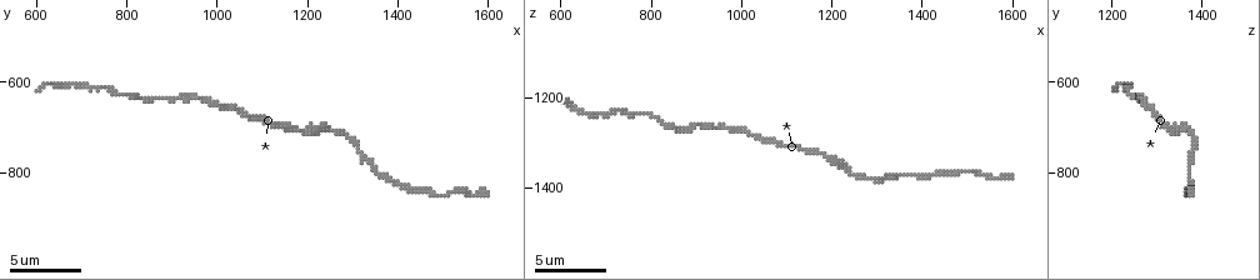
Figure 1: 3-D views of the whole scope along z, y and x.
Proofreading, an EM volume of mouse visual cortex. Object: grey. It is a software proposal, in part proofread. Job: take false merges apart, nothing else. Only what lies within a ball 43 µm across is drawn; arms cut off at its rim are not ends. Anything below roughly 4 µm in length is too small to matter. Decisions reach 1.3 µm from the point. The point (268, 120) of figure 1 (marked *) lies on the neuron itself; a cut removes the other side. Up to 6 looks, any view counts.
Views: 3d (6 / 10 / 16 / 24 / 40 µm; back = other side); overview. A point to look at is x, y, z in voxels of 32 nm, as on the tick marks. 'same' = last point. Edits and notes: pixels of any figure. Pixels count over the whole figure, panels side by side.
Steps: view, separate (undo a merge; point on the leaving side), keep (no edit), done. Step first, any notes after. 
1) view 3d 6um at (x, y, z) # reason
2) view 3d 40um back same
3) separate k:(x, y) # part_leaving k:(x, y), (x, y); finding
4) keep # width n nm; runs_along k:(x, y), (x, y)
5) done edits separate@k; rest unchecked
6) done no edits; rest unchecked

view 3d 6um at (1400, 820, 1380) # sudden change in width

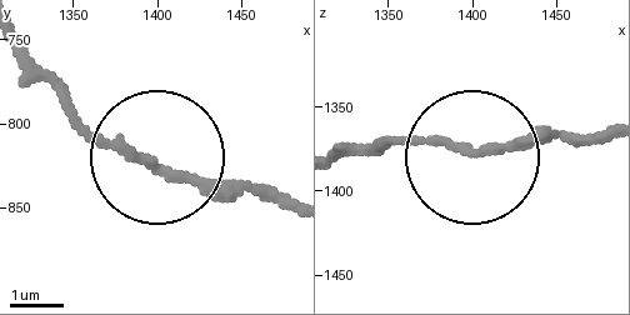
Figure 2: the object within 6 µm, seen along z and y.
keep # continuous, no second neuron

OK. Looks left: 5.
view 3d 6um at (1240, 700, 1360) # thick turns thin

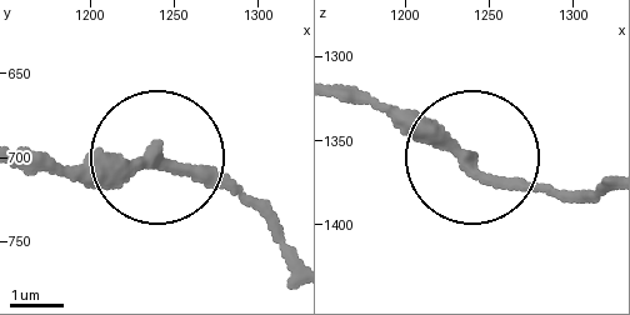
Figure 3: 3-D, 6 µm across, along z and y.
view 3d 6um back at (1238, 704, 1364)

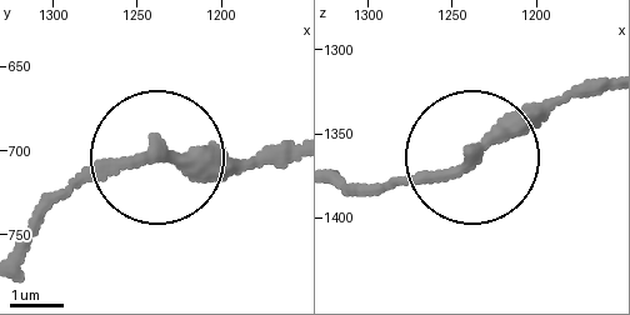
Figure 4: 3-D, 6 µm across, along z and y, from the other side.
keep # runs_along 4:(288, 150), (248, 164), (114, 164), (50, 200); all the same neuron

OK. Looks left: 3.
view 3d 16um at (965, 640, 1270) # thin neck

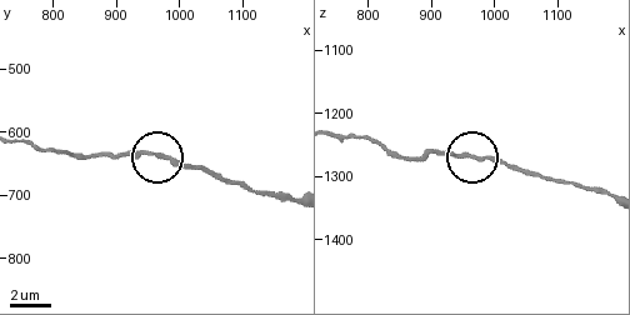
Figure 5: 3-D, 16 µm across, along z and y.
keep # runs_along 5:(563, 181), (494, 161), (425, 150); continuous, no second neuron

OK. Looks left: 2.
done no edits; rest unchecked

